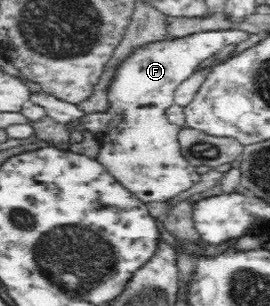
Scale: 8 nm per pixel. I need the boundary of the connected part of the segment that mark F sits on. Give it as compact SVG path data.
M233 27L213 29L139 48L118 66L108 93L109 109L105 113L85 114L80 127L101 137L102 145L128 146L128 151L99 150L96 160L140 202L170 200L199 183L201 174L179 152L177 131L180 127L167 122L163 111L174 103L174 90L194 73L197 64L225 45L237 44L245 36Z

